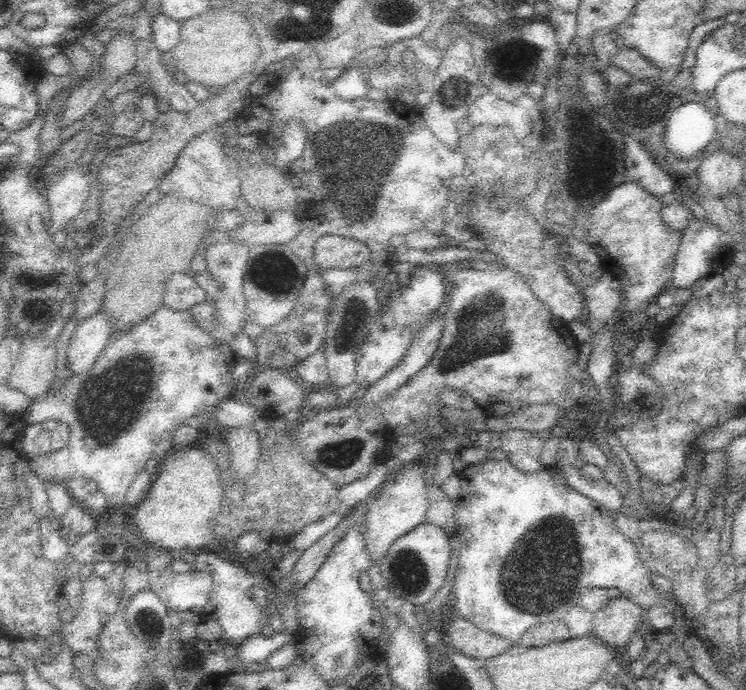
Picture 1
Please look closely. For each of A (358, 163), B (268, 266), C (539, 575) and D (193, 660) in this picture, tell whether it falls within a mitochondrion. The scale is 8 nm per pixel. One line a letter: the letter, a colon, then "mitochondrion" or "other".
A: mitochondrion
B: mitochondrion
C: mitochondrion
D: other

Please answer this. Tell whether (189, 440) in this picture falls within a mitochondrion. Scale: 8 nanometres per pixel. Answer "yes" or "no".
no

